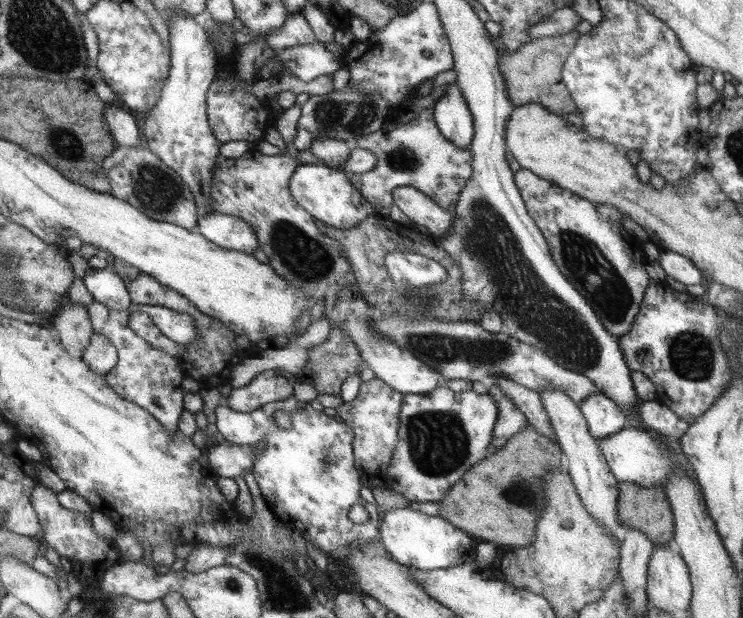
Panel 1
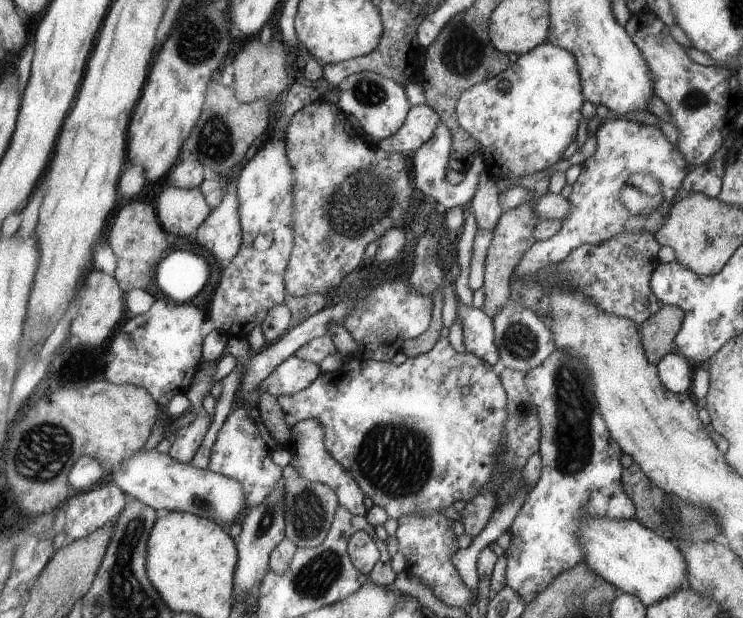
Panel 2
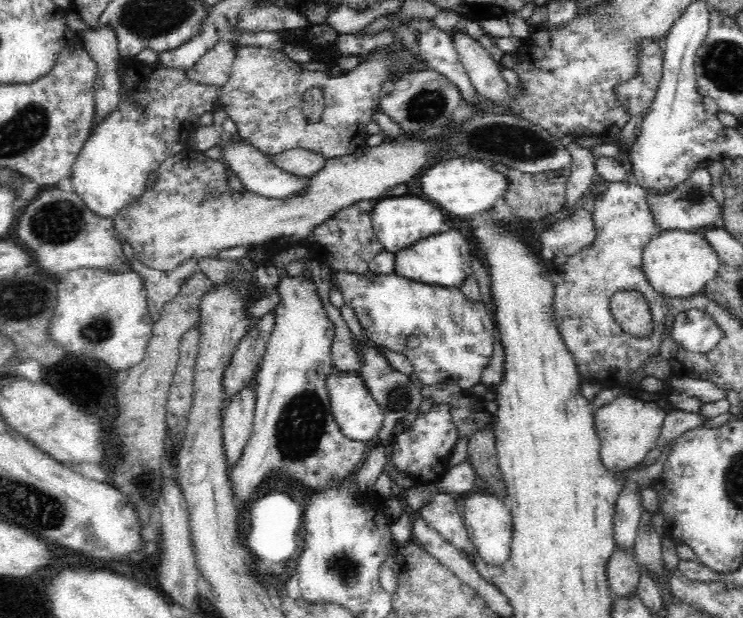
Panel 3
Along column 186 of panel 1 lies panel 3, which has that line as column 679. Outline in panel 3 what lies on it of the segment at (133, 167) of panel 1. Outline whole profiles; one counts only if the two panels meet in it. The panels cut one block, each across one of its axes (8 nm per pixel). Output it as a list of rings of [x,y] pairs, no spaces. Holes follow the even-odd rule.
[[[699,167],[692,172],[686,183],[679,185],[670,193],[646,192],[646,199],[650,205],[650,211],[654,215],[656,226],[660,230],[686,229],[700,231],[706,227],[716,227],[714,222],[721,212],[721,207],[712,197],[712,178],[707,167]]]

